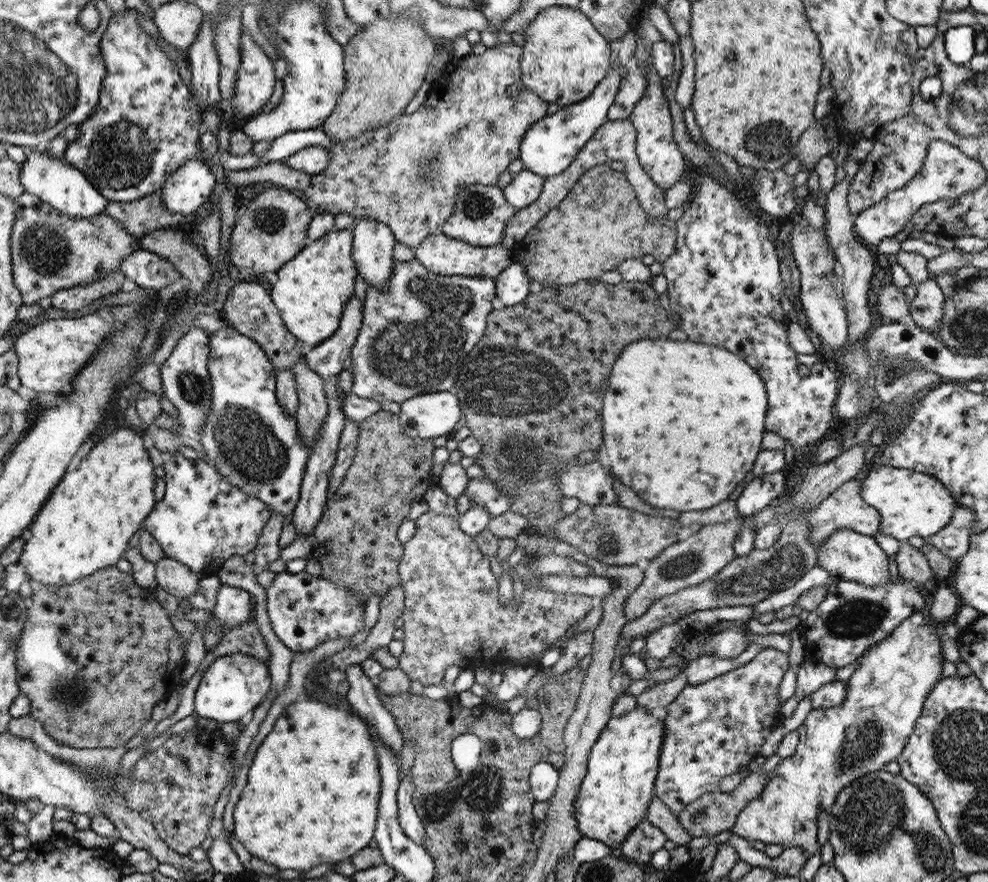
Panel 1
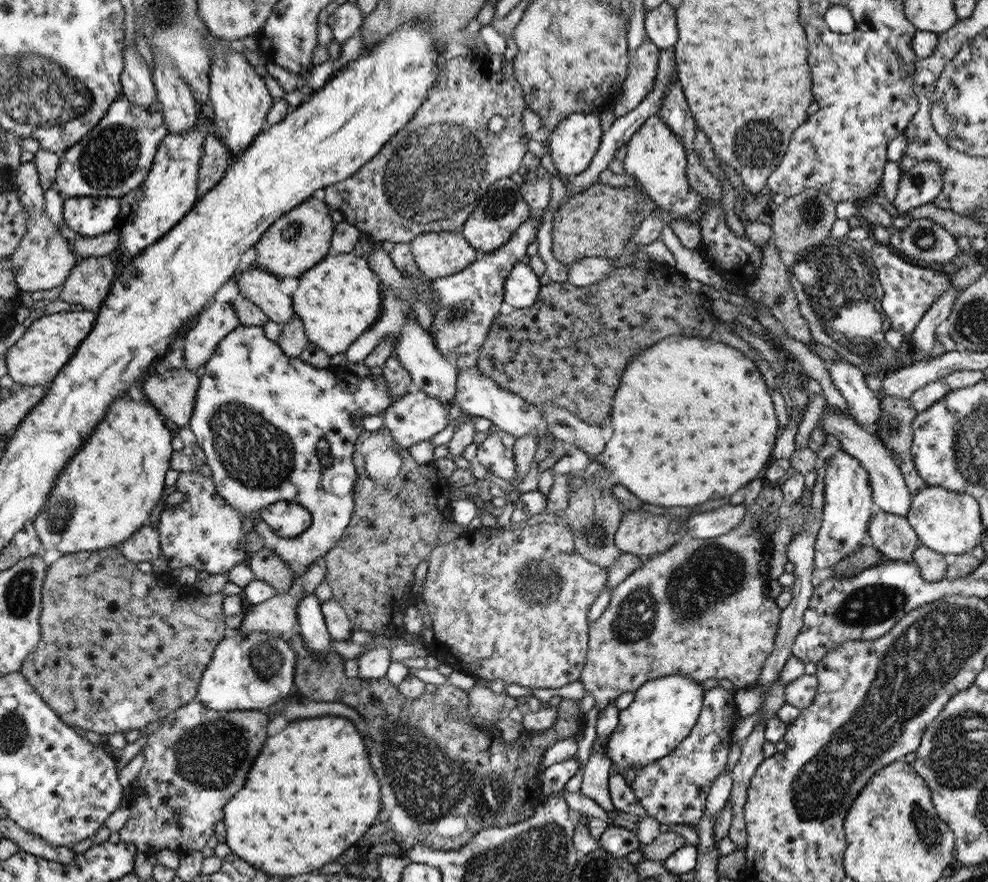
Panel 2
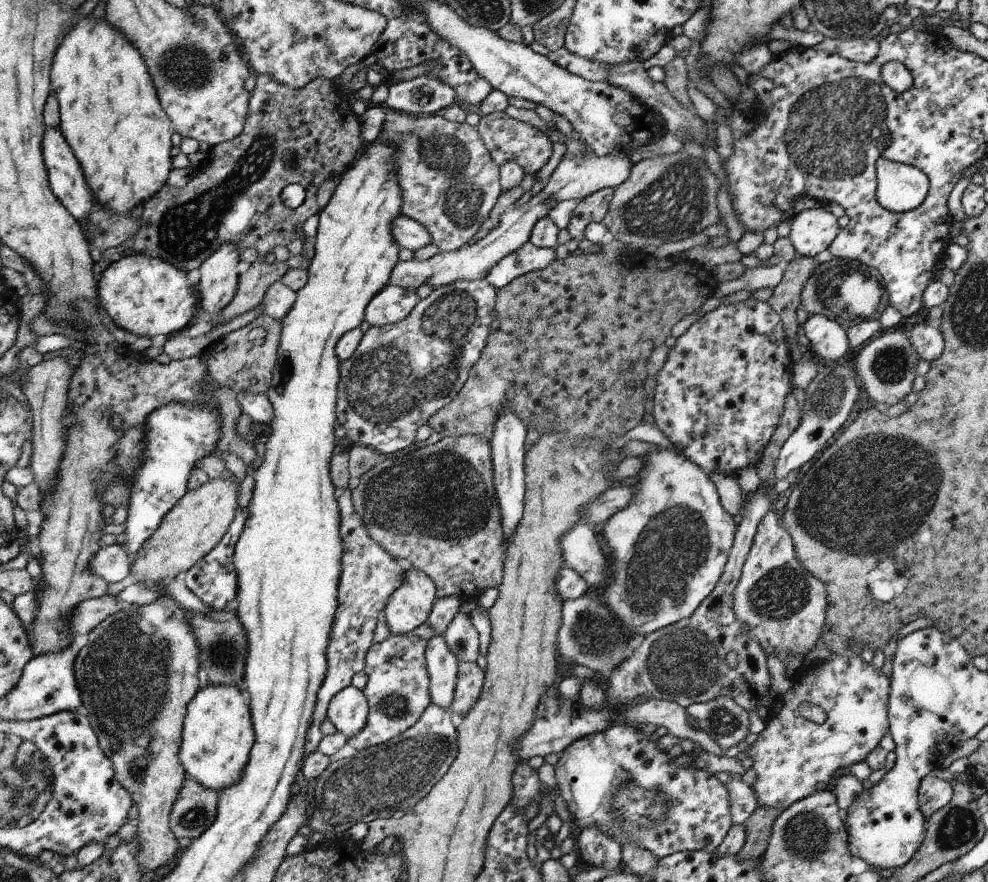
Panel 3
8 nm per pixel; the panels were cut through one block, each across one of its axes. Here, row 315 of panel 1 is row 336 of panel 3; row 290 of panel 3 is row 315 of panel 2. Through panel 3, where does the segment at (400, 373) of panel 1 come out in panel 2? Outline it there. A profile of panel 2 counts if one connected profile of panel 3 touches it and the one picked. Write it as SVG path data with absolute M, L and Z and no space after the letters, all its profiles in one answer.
M534 212L504 246L485 253L482 260L472 262L472 265L465 270L446 278L432 279L431 286L433 286L433 292L437 294L437 305L433 314L431 336L436 343L436 349L446 359L454 362L459 356L472 354L484 345L491 324L497 317L503 302L506 278L512 268L522 261L530 244L536 240L544 214L544 212Z

